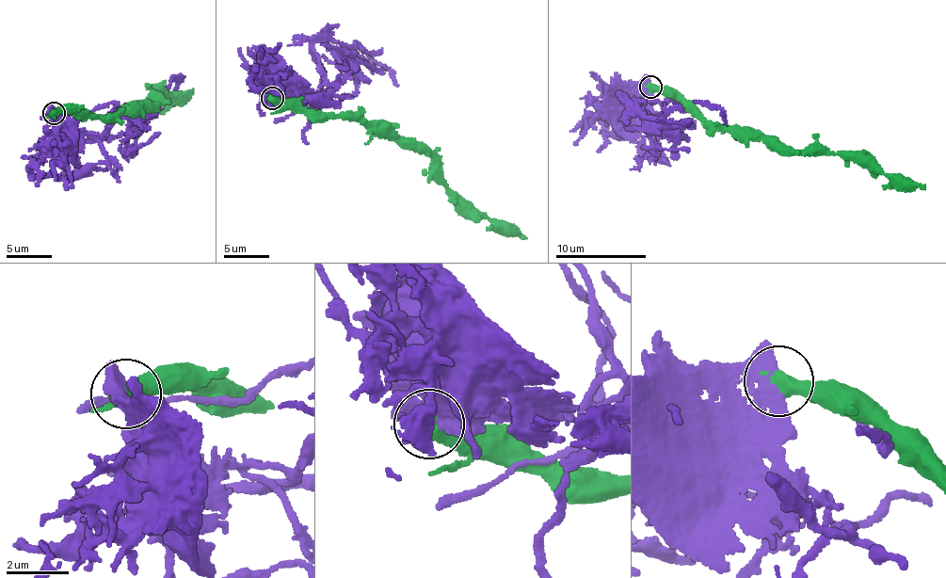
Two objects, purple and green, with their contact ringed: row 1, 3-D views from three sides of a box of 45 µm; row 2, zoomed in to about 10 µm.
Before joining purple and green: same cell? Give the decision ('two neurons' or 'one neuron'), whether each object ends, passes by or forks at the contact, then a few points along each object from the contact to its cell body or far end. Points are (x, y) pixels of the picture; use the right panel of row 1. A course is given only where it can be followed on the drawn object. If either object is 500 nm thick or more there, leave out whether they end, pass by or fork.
two neurons; purple runs (650, 88), (655, 114), (662, 121), (656, 124), (633, 104), (662, 120), (694, 103), (714, 105), (726, 131); green runs (650, 88), (716, 125), (747, 132), (794, 150), (814, 148), (861, 156), (884, 174), (924, 184)

